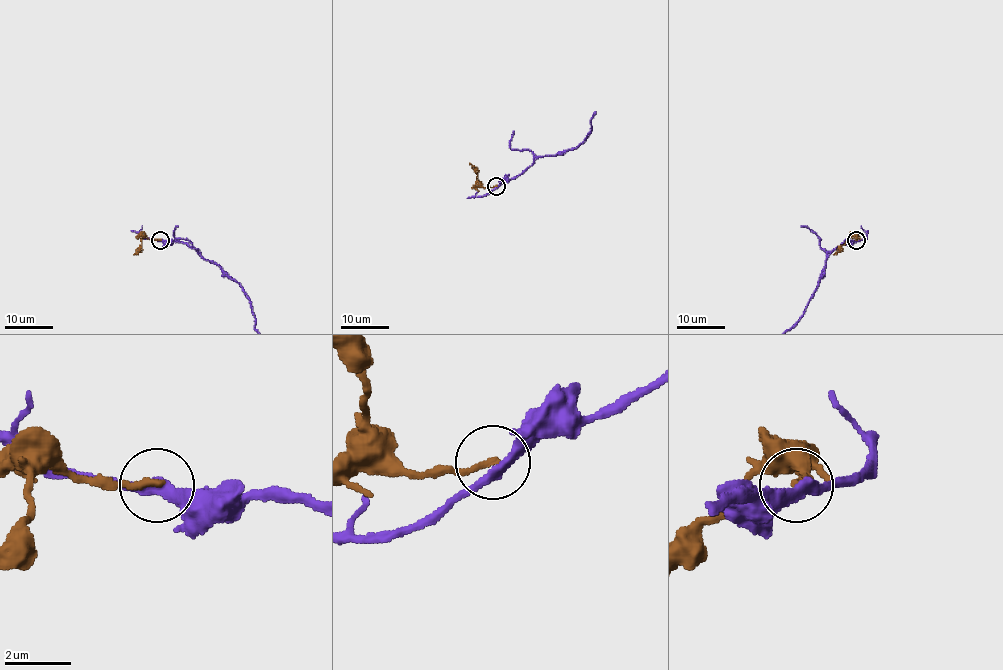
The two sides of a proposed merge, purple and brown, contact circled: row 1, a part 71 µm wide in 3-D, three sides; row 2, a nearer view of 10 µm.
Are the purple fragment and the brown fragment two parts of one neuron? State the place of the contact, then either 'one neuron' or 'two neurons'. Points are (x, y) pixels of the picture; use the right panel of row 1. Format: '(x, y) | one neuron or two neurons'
(856, 240) | two neurons

